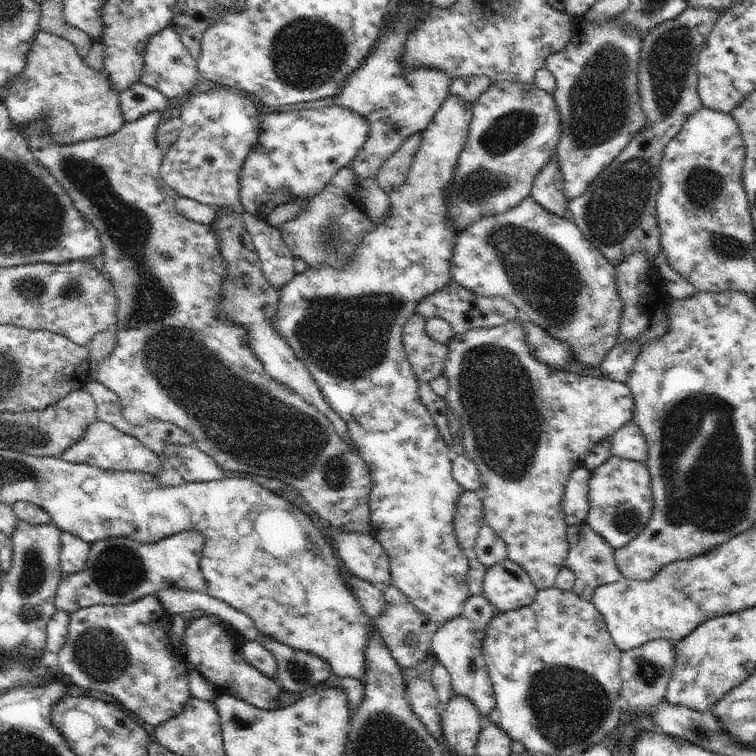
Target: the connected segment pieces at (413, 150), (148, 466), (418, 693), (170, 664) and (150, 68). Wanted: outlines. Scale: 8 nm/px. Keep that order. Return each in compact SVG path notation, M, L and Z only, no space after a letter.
M417 132L406 139L406 142L388 159L376 176L377 183L390 195L400 191L407 182L414 157L422 144L423 132Z
M98 420L86 429L82 438L64 451L61 458L77 465L93 466L105 471L150 473L156 478L166 469L161 458L146 448L137 438L124 434L111 424Z
M420 678L418 680L408 679L407 684L407 698L409 699L410 706L412 707L413 713L420 719L420 722L428 729L431 737L434 737L436 741L438 741L444 748L444 751L448 751L448 748L445 748L445 740L443 739L442 734L442 723L441 716L436 711L439 704L439 698L434 688L434 685L431 681Z
M156 595L145 596L131 603L92 605L69 615L66 644L53 659L70 683L88 692L100 690L111 694L124 708L155 727L182 712L191 696L187 679L190 666L186 664L186 657L174 651L167 640L169 614L160 606Z
M170 27L155 34L146 45L144 53L143 71L139 78L144 84L162 93L167 100L188 96L194 86L198 84L197 60L192 58L190 51L182 44L179 34Z

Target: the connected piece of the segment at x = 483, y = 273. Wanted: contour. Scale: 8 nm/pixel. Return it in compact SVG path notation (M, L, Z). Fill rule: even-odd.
M528 195L516 208L498 215L497 217L484 217L480 222L470 225L464 229L454 240L453 257L451 258L451 271L453 272L453 280L456 281L464 289L472 291L481 297L500 297L505 298L512 303L518 310L518 314L536 326L539 326L548 333L553 339L569 346L569 350L573 353L573 360L577 360L580 364L584 364L586 368L598 368L615 345L619 333L619 322L623 304L618 298L618 289L615 283L615 266L600 252L590 241L582 234L582 231L576 226L576 223L567 215L557 215L556 213L546 210L540 206L532 197Z

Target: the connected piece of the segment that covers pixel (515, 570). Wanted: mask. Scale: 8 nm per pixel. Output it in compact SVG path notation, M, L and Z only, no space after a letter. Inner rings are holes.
M508 558L487 567L482 584L482 598L487 598L498 613L528 606L538 591L524 568Z

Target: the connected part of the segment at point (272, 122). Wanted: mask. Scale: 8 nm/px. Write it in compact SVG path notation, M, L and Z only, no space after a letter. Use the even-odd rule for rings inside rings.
M326 106L317 109L268 113L261 119L259 137L252 154L248 154L239 172L239 201L245 214L252 213L258 218L266 218L282 203L296 198L311 198L326 186L327 182L347 166L366 142L369 122L355 112L339 106Z

